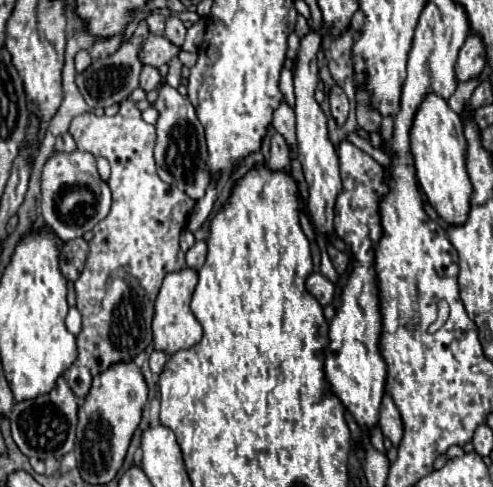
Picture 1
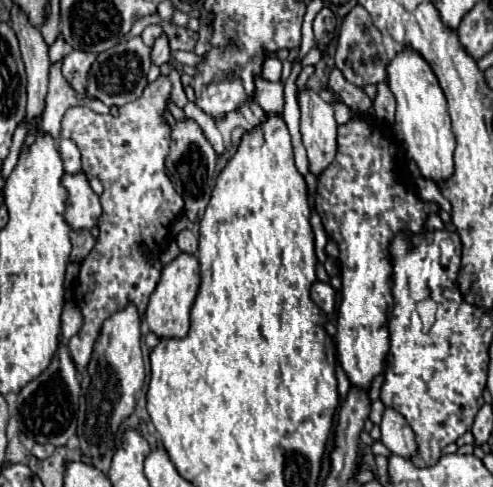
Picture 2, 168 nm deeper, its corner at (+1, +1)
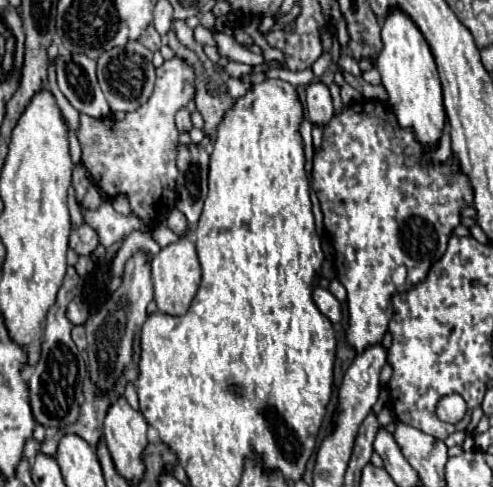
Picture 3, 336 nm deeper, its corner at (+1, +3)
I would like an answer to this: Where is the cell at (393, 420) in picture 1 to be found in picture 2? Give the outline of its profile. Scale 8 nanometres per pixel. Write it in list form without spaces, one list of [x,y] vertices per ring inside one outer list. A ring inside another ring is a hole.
[[[385,408],[383,420],[381,420],[381,442],[397,456],[409,458],[415,454],[417,444],[413,438],[413,430],[409,430],[409,424],[401,414],[393,408]]]

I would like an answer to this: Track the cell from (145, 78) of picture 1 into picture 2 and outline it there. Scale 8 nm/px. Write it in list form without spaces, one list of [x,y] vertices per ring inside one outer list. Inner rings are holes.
[[[165,34],[161,38],[157,38],[157,42],[153,44],[153,48],[151,48],[151,62],[155,66],[163,66],[165,62],[169,62],[169,44],[167,44]]]

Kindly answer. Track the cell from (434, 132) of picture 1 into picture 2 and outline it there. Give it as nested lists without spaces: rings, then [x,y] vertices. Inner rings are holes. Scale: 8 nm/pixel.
[[[403,50],[401,54],[397,54],[387,66],[387,74],[389,74],[389,88],[397,100],[397,114],[393,128],[401,148],[411,160],[417,162],[423,178],[433,180],[435,184],[447,182],[455,170],[453,166],[455,138],[451,130],[445,94],[441,94],[437,76],[419,54],[413,54],[413,50]]]

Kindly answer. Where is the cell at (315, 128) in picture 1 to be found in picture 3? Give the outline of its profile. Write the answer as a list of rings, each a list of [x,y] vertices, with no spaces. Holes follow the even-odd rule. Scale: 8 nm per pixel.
[[[311,82],[307,88],[307,116],[313,124],[327,124],[333,118],[333,102],[323,82]]]

